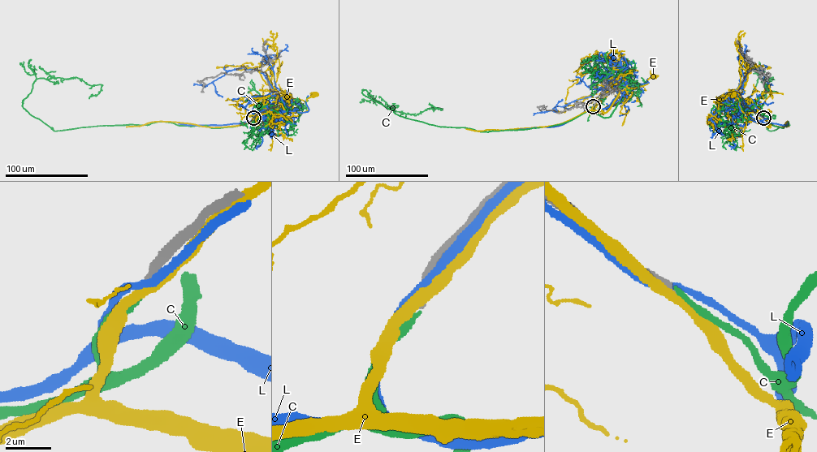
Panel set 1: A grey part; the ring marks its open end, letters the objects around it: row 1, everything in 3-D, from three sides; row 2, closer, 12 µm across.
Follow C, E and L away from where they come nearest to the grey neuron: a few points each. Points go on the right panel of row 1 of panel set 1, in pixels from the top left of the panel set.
C: (763, 118), (777, 126), (789, 125), (769, 131), (747, 103), (758, 78), (773, 77), (762, 98)
E: (763, 118), (770, 126), (755, 122), (749, 115), (747, 109), (745, 113), (741, 110), (734, 95)
L: (762, 117), (735, 92), (741, 75), (757, 68), (762, 72), (763, 79), (769, 86), (767, 91), (756, 96)

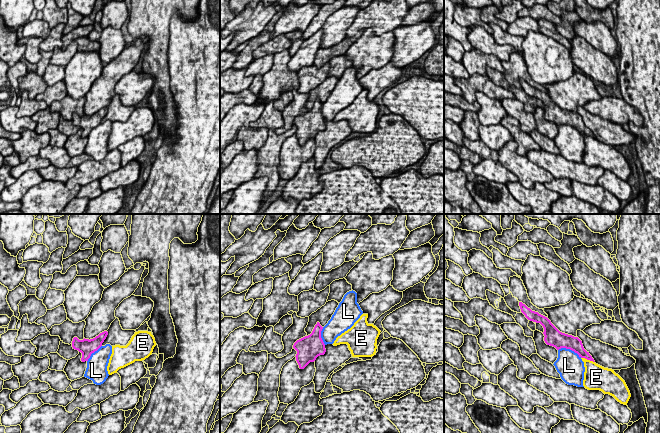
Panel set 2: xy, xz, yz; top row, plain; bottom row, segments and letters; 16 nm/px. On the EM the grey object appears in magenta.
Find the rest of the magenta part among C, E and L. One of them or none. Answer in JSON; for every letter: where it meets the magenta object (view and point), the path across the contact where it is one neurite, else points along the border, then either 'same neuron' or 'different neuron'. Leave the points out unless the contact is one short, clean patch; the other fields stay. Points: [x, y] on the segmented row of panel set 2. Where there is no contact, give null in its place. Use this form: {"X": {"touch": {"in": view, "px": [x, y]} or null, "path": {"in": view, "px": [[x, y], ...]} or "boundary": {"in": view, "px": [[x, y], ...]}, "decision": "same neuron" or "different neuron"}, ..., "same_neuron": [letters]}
{"C": {"touch": null, "decision": "same neuron"}, "E": {"touch": {"in": "yz", "px": [588, 359]}, "decision": "different neuron"}, "L": {"touch": {"in": "yz", "px": [570, 349]}, "decision": "different neuron"}, "same_neuron": ["C"]}

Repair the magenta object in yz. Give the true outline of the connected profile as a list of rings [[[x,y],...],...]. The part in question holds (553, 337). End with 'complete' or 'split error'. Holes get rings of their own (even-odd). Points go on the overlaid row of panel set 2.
[[[519,302],[519,306],[528,320],[540,323],[543,326],[544,341],[547,345],[553,346],[557,350],[561,348],[570,349],[577,353],[579,357],[595,362],[589,352],[584,349],[582,341],[578,337],[560,332],[547,317],[532,311],[522,302]]]; complete

